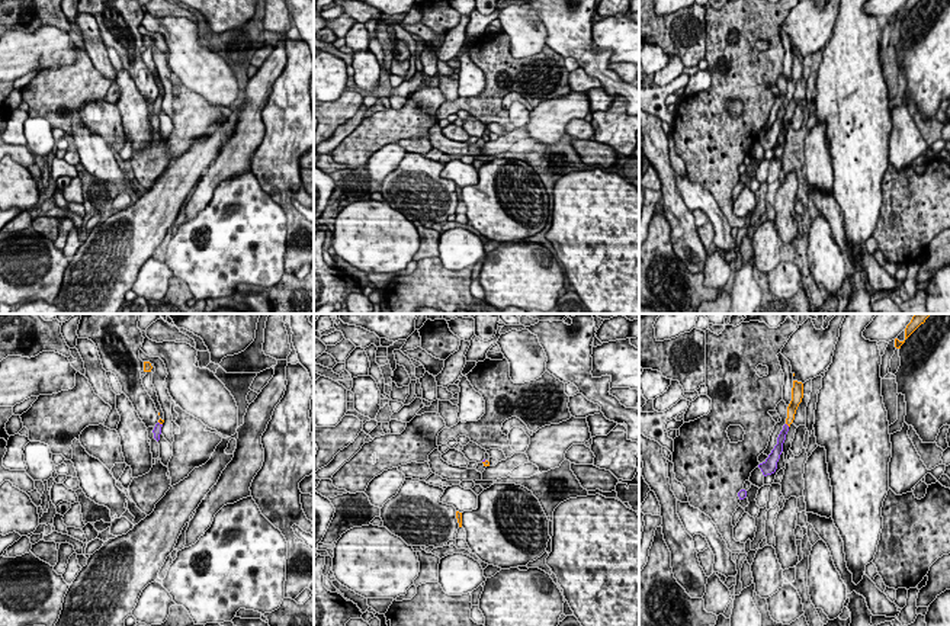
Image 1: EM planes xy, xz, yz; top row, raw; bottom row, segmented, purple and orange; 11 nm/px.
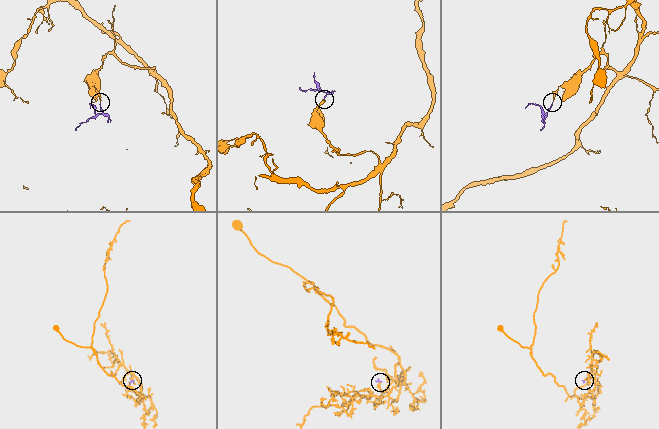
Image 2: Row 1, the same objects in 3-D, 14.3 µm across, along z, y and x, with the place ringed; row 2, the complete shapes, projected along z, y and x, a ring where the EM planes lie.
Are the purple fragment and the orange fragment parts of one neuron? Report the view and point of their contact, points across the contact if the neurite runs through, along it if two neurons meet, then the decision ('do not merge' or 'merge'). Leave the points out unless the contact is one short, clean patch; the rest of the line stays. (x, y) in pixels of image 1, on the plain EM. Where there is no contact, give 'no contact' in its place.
xy (159, 98) | across xy (157, 105), (159, 98), (160, 95) | merge

